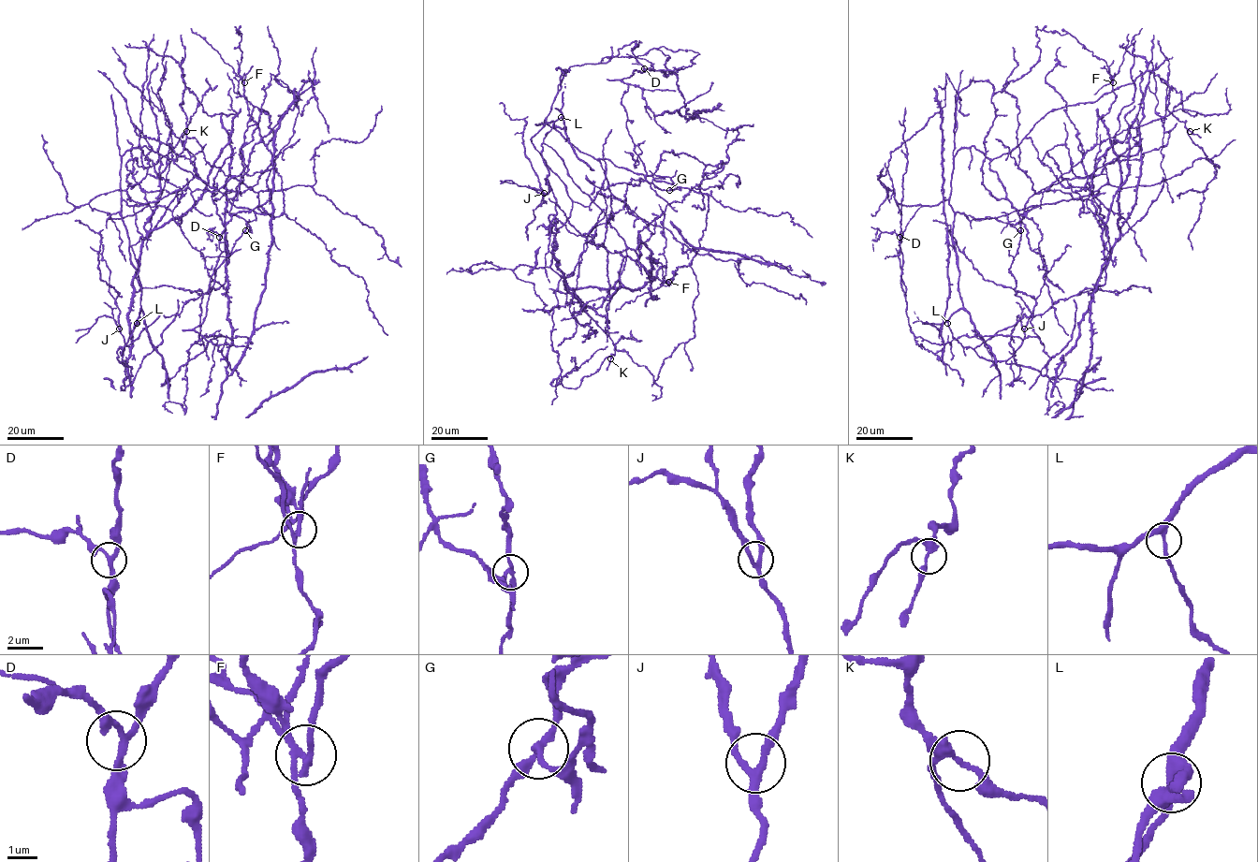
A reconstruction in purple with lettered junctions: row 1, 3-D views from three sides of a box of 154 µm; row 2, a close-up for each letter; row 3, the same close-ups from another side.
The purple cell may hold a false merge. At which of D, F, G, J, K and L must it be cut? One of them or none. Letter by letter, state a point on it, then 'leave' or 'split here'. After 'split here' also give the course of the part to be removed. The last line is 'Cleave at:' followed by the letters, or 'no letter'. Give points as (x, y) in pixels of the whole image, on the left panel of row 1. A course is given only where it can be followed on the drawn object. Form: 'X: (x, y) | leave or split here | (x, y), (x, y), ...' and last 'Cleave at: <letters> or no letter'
D: (219, 237) | leave
F: (244, 82) | leave
G: (245, 230) | split here | (244, 230), (250, 227), (244, 220), (225, 211)
J: (119, 328) | leave
K: (186, 131) | leave
L: (137, 323) | leave
Cleave at: G

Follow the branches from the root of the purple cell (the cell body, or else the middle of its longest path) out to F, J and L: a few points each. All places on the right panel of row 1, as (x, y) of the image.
F: (952, 228), (958, 150), (973, 146), (989, 159), (1023, 216), (1096, 143), (1097, 121), (1116, 97), (1113, 82)
J: (952, 228), (962, 303), (948, 321), (952, 336), (980, 357), (994, 362), (1005, 361), (1021, 343), (1024, 328)
L: (952, 228), (962, 307), (951, 316), (948, 322)

